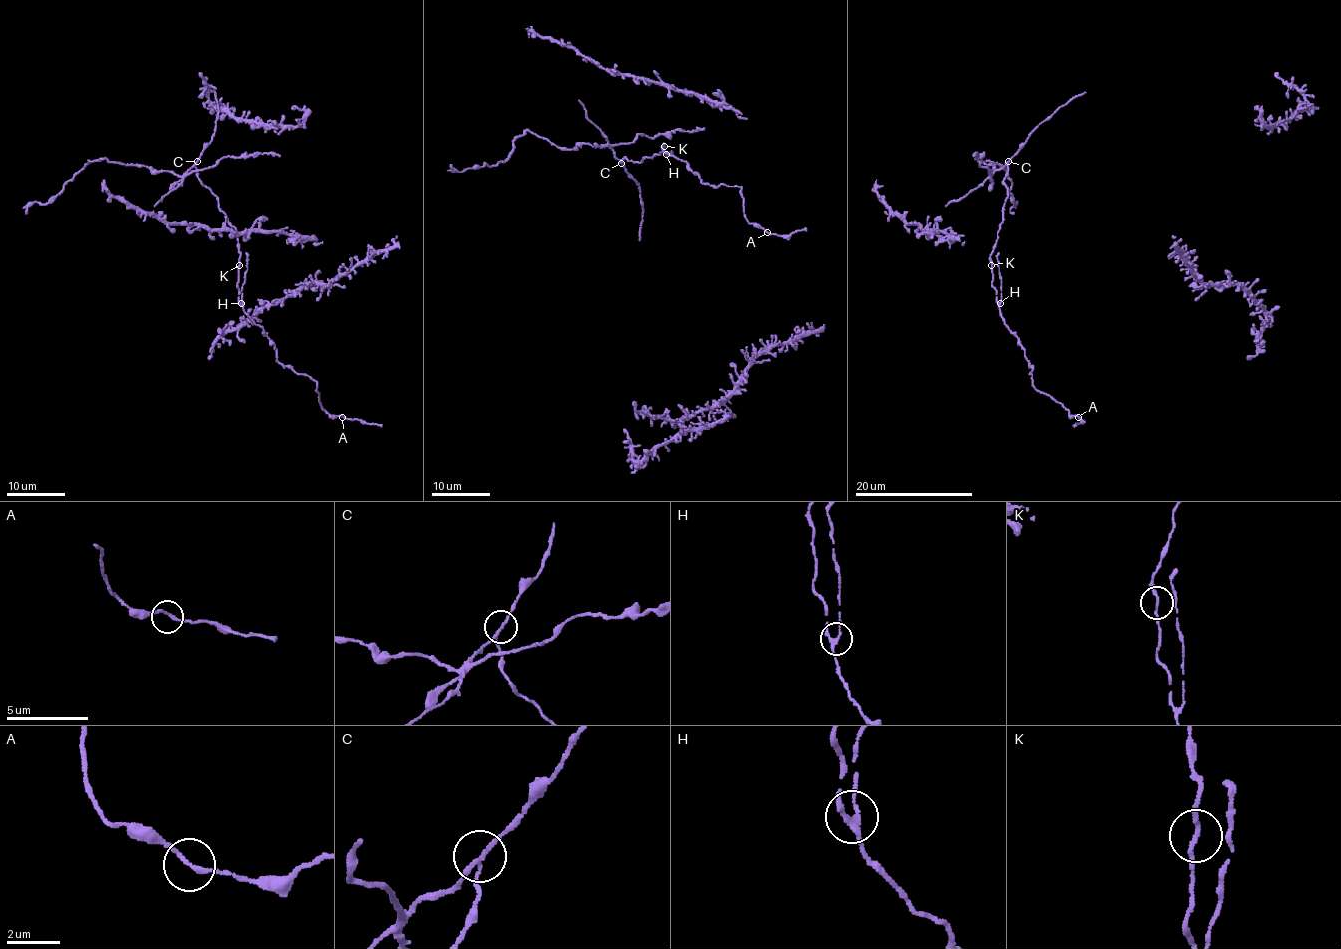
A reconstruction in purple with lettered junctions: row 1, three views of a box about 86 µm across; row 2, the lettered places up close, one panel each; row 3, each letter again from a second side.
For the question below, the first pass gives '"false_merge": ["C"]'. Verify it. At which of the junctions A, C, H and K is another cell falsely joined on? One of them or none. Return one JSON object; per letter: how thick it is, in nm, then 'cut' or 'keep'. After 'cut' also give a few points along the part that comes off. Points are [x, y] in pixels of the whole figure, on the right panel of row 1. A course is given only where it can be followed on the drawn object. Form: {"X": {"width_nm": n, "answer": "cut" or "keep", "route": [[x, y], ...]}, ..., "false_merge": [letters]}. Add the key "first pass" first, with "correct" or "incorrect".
{"first pass": "correct", "A": {"width_nm": 160, "answer": "keep"}, "C": {"width_nm": 140, "answer": "cut", "route": [[1009, 160], [990, 176], [994, 166], [976, 159], [1004, 168], [1013, 203], [1018, 201], [1010, 209], [1013, 213]]}, "H": {"width_nm": 180, "answer": "keep"}, "K": {"width_nm": 170, "answer": "keep"}, "false_merge": ["C"]}

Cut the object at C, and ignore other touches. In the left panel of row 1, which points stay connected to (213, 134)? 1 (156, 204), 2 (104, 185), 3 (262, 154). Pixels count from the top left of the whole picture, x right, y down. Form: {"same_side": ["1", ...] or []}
{"same_side": ["2"]}

